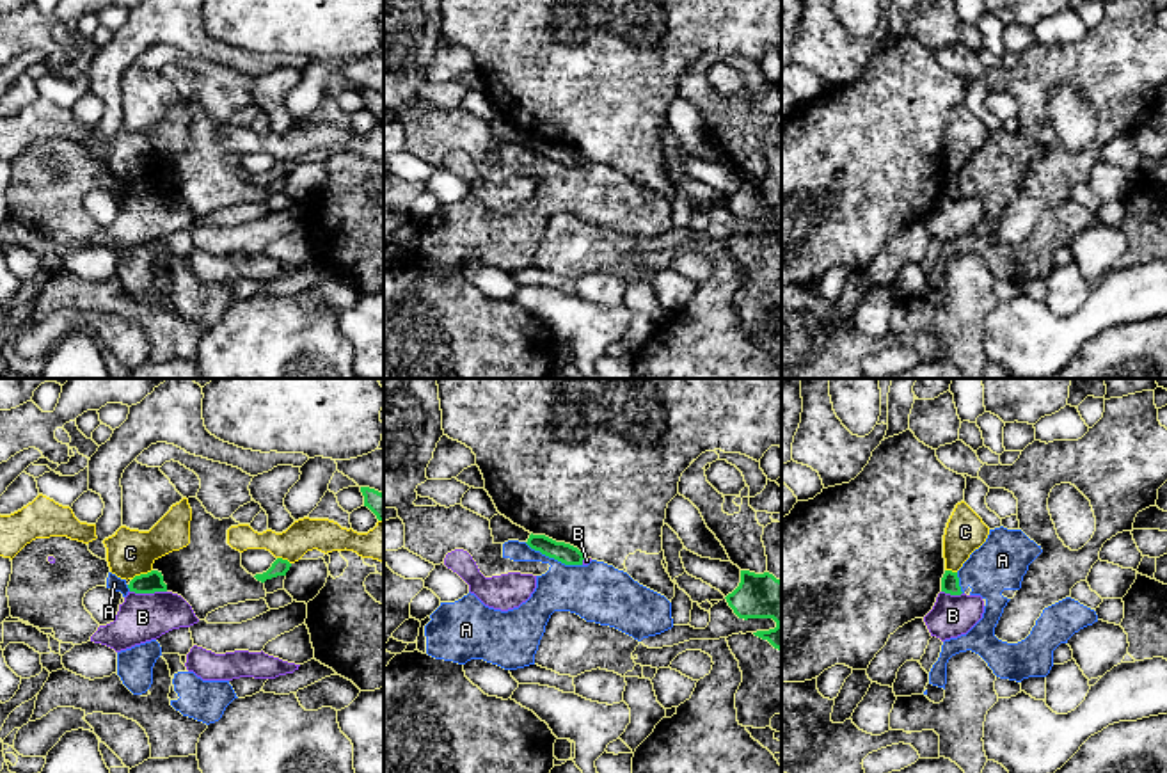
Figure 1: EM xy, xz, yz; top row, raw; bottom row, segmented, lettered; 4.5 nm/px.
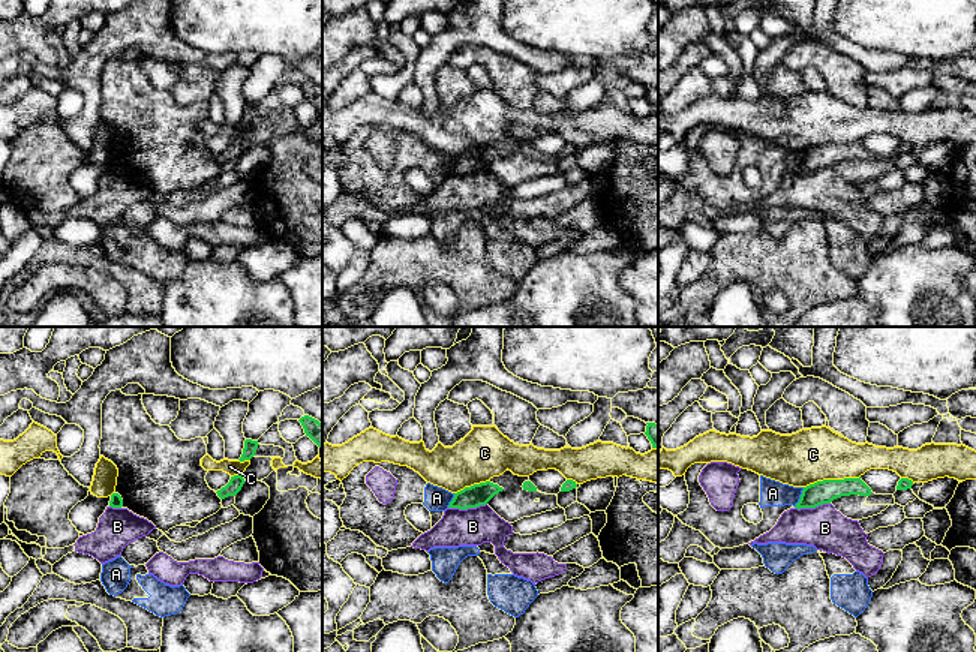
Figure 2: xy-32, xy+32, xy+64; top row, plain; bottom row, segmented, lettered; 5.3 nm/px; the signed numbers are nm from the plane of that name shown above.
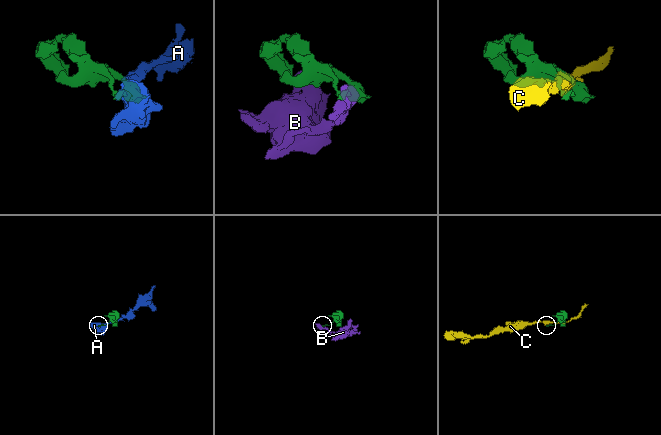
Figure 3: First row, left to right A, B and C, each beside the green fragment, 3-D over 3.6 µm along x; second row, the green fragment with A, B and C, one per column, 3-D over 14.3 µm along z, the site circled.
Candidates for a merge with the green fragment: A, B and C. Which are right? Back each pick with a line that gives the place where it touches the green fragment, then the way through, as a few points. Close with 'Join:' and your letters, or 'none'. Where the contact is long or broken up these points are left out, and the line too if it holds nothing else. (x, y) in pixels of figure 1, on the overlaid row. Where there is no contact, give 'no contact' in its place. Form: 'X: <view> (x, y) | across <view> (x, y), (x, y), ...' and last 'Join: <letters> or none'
Join: none

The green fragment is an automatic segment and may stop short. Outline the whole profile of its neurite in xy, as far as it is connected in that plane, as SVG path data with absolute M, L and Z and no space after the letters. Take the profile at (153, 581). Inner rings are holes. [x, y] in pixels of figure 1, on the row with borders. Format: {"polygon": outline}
{"polygon": "M151 570L147 574L135 576L130 585L130 592L135 594L155 594L167 592L167 585L163 583L163 576L158 570Z"}

